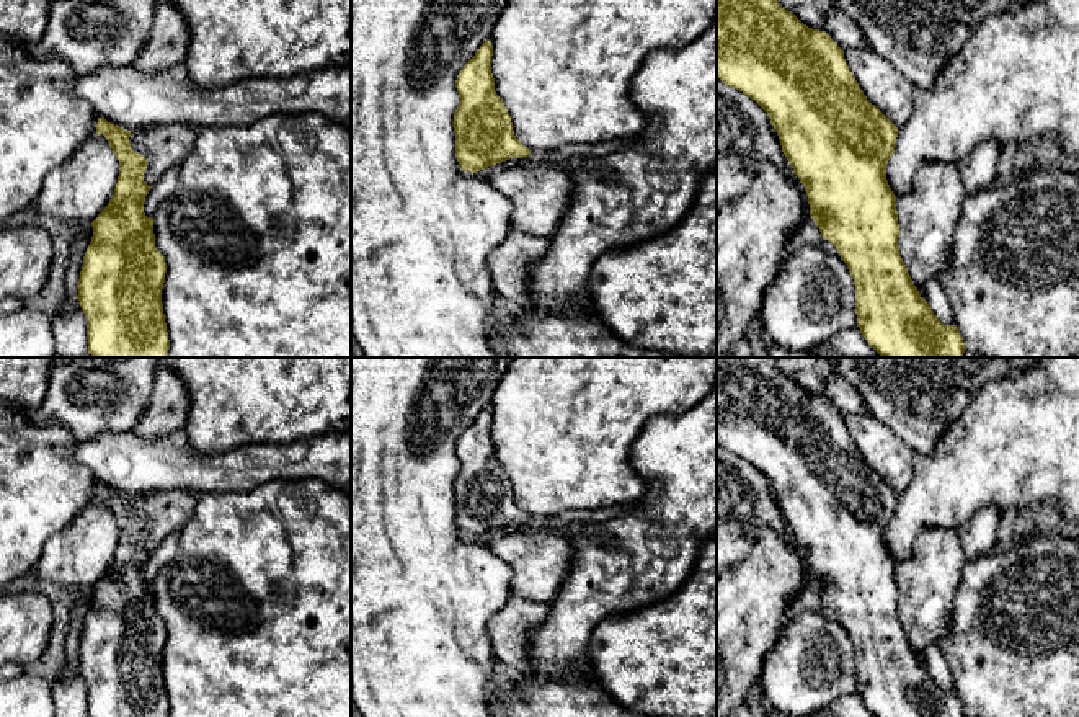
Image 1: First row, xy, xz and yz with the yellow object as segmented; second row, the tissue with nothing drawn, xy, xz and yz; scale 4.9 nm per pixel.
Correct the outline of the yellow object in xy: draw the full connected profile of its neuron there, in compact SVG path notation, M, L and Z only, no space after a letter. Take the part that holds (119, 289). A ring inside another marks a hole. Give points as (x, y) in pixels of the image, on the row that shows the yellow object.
M98 118L103 134L119 160L119 176L108 206L91 222L93 237L85 252L78 279L78 301L87 317L88 354L93 358L168 358L162 289L165 256L155 247L153 217L144 212L150 188L144 181L147 160L131 149L131 131Z

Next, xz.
M491 41L480 46L455 80L459 106L454 113L455 158L464 171L480 171L532 150L513 131L511 116L495 91Z

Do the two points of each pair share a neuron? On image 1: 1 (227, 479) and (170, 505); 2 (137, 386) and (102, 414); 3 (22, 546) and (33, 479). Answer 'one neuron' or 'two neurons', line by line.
1: two neurons
2: one neuron
3: one neuron

